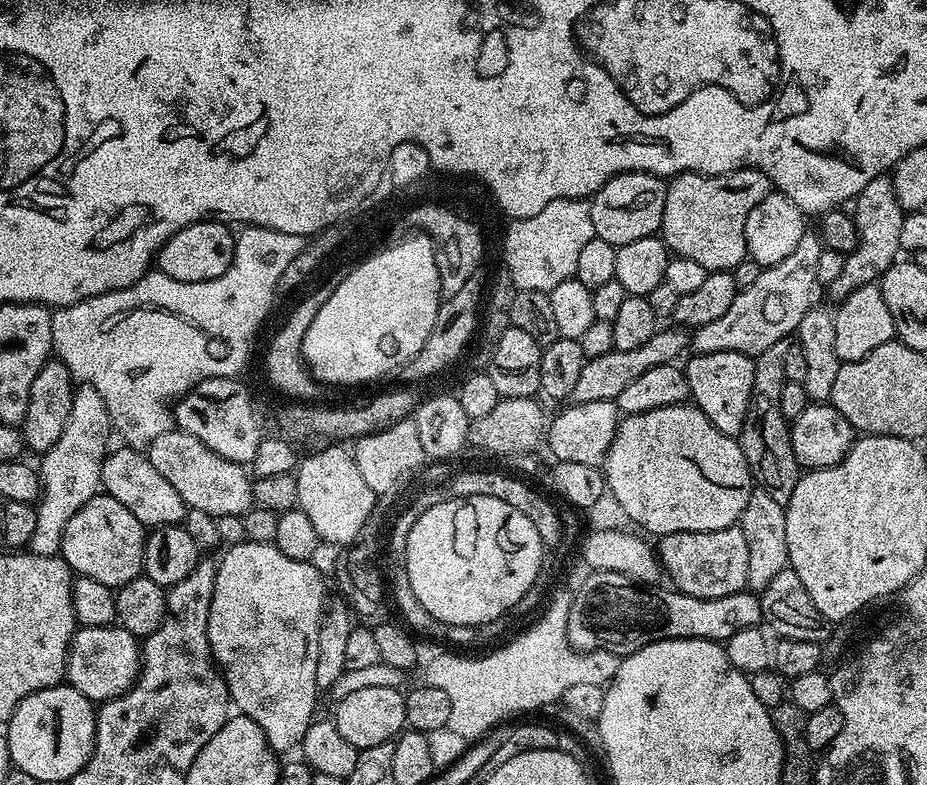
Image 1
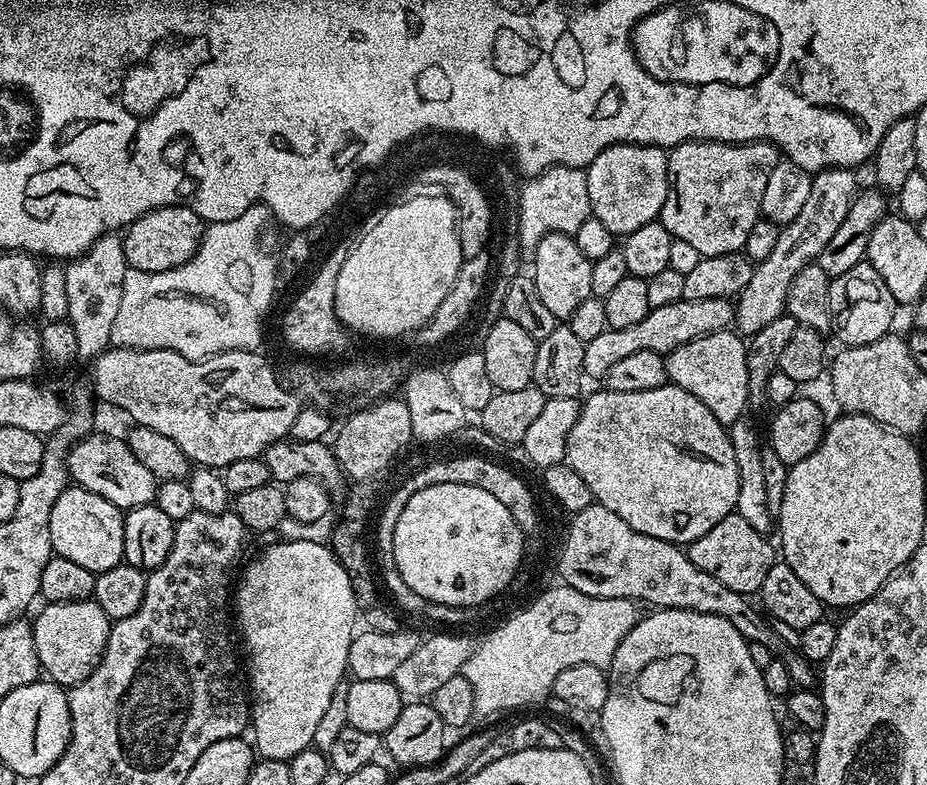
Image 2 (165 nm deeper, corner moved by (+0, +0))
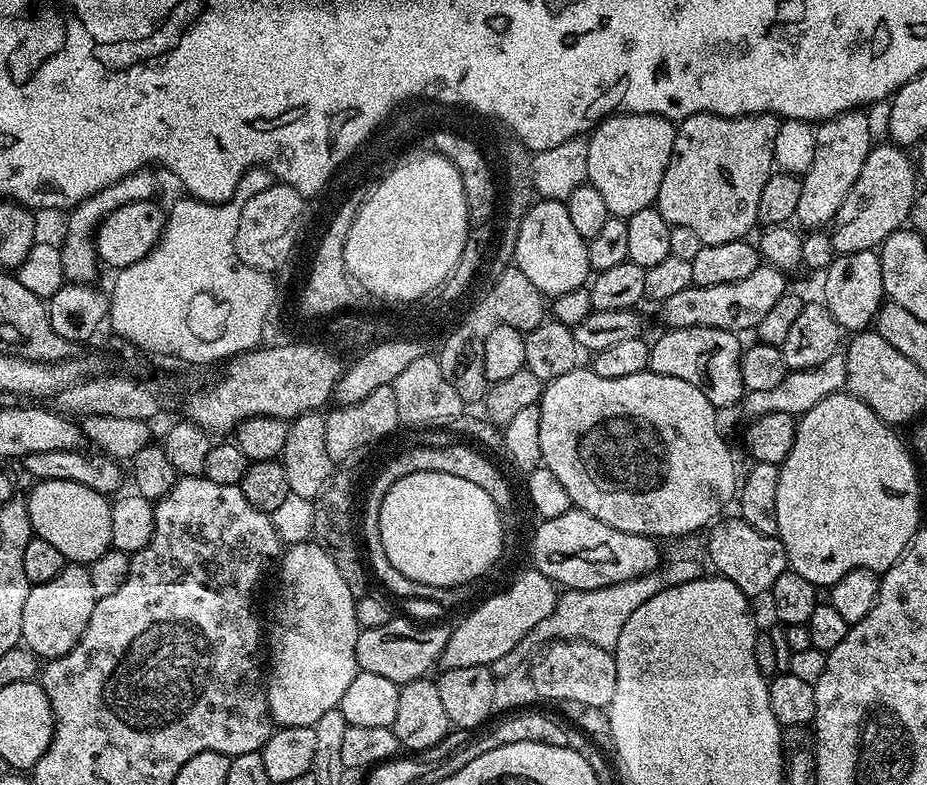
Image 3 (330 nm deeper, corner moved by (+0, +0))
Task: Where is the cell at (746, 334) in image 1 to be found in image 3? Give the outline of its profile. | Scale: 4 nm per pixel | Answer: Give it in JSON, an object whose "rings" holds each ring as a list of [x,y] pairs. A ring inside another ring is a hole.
{"rings":[[[860,110],[844,112],[833,120],[823,121],[815,129],[813,164],[800,181],[802,195],[798,198],[798,210],[794,217],[801,229],[820,230],[831,225],[842,202],[846,202],[846,194],[850,194],[854,182],[858,182],[858,174],[862,174],[862,166],[866,166],[866,158],[874,147],[872,128],[862,113]]]}

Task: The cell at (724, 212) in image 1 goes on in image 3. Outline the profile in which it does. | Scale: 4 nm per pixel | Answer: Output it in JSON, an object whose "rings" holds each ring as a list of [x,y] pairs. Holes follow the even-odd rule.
{"rings":[[[699,112],[693,116],[687,116],[685,120],[676,124],[674,134],[674,150],[670,154],[670,162],[666,166],[666,174],[662,174],[662,186],[658,190],[658,198],[655,208],[666,218],[666,222],[672,226],[686,226],[693,234],[698,234],[701,245],[721,244],[722,242],[734,242],[743,240],[749,235],[752,227],[757,227],[758,202],[762,198],[762,190],[774,171],[774,140],[778,134],[781,121],[777,117],[767,114],[762,116],[715,116],[712,112]]]}

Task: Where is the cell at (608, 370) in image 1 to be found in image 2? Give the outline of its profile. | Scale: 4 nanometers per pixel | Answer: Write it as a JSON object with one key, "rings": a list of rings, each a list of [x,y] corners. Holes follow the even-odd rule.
{"rings":[[[698,298],[697,300],[679,300],[670,302],[670,306],[651,308],[635,326],[625,328],[607,328],[602,334],[590,338],[584,344],[582,362],[585,377],[602,378],[614,362],[635,354],[637,350],[654,350],[667,354],[678,350],[678,346],[686,346],[686,342],[694,342],[694,338],[702,338],[706,334],[714,334],[731,329],[734,324],[734,304],[732,300],[722,298]]]}

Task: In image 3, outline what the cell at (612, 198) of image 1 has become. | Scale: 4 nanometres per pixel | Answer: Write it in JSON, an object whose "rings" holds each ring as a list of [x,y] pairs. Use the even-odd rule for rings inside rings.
{"rings":[[[613,114],[608,119],[601,120],[592,129],[587,137],[587,183],[592,184],[594,190],[598,190],[611,215],[627,218],[638,214],[638,210],[646,210],[655,205],[658,190],[662,186],[662,174],[666,174],[666,166],[674,150],[675,133],[676,124],[664,116],[633,116],[631,114]]]}

